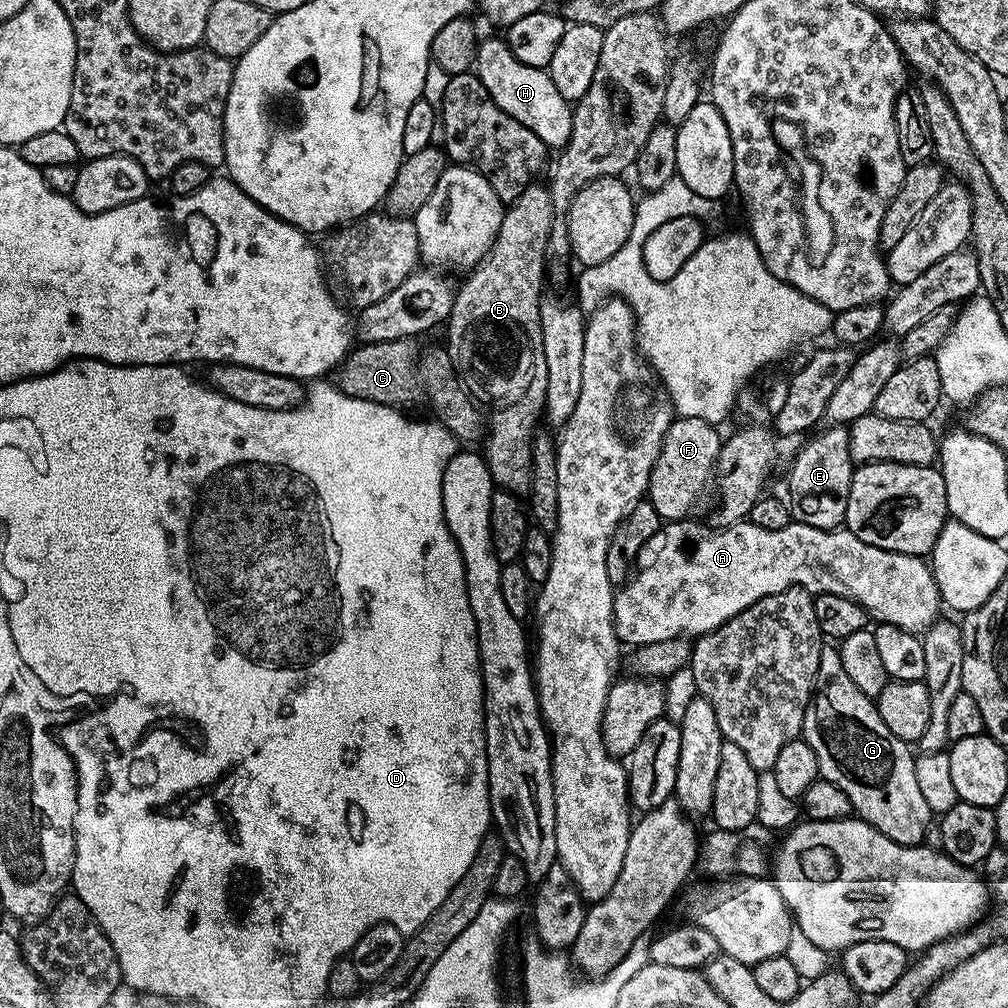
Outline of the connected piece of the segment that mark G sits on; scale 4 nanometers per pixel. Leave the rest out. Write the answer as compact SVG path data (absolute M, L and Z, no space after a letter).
M821 647L816 686L804 715L802 738L814 750L814 758L818 758L820 776L845 792L859 819L899 844L925 843L934 814L926 806L914 775L916 756L905 741L890 734L882 714L878 714L875 699L854 686L842 667L839 647Z

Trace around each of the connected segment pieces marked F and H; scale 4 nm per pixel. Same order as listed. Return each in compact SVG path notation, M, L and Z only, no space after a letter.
M689 416L673 419L672 425L666 430L666 438L662 442L658 462L654 462L646 493L647 503L652 504L654 510L658 510L661 521L689 519L696 503L703 498L704 491L707 488L709 491L722 443L722 436L716 432L719 432L717 425Z
M481 39L477 43L474 75L479 78L498 107L506 110L510 118L518 118L522 126L532 128L534 134L538 134L538 138L549 149L560 150L568 143L572 129L573 105L566 98L562 98L562 94L558 94L547 70L518 62L507 39Z

